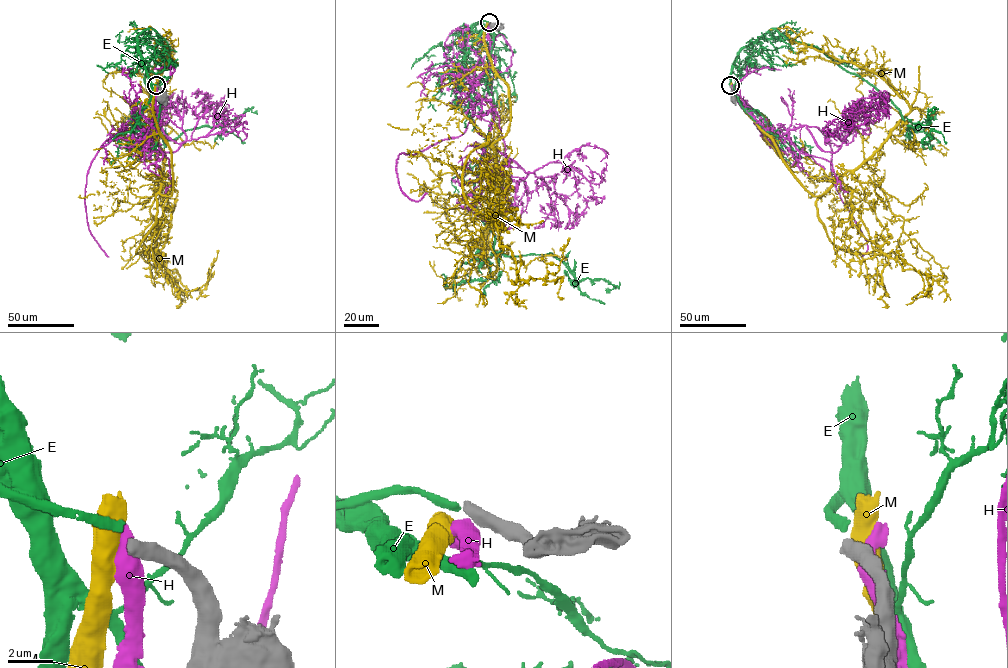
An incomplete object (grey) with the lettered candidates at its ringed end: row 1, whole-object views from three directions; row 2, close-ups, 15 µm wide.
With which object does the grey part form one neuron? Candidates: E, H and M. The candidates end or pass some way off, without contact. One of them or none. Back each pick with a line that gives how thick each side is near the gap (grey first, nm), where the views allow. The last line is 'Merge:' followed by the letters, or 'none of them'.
Merge: none of them

